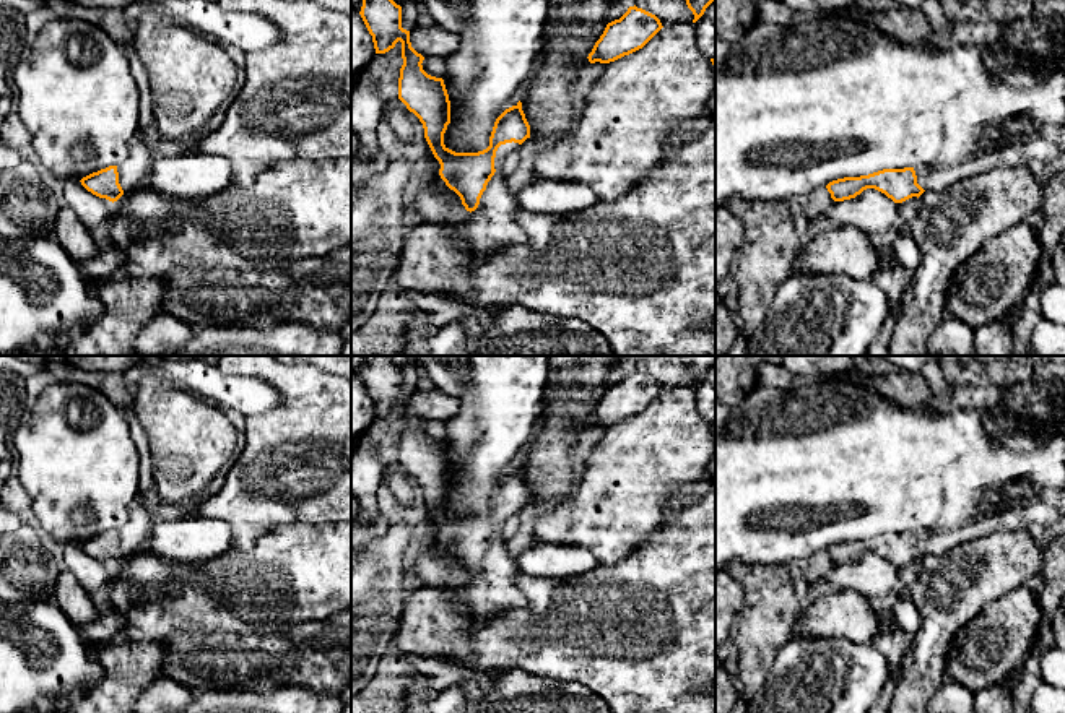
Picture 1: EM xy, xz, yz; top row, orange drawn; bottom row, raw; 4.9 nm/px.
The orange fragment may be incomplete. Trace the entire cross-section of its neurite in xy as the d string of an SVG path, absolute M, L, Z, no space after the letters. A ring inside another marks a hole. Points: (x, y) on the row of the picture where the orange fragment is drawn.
M148 132L130 140L128 158L120 166L109 166L83 177L81 185L99 198L117 201L124 193L150 182L153 159L146 143Z

